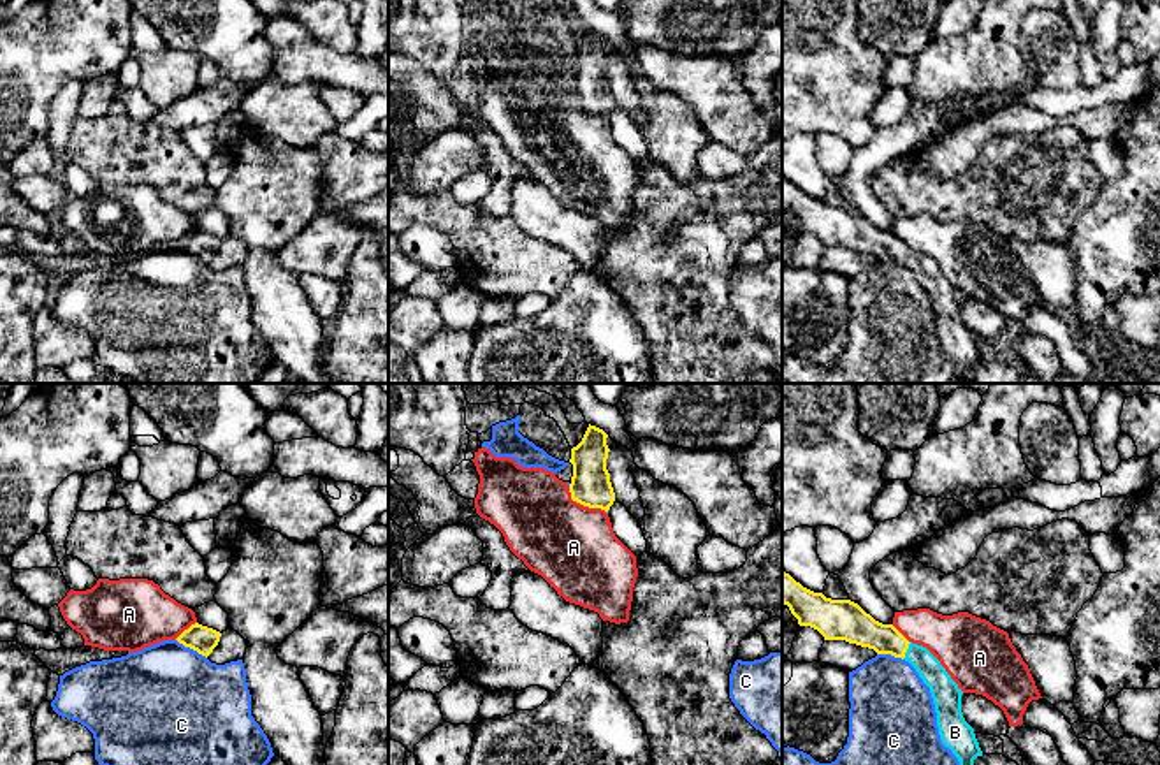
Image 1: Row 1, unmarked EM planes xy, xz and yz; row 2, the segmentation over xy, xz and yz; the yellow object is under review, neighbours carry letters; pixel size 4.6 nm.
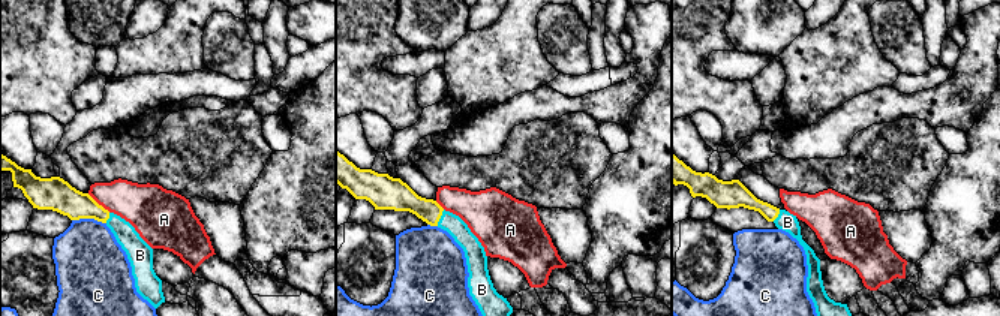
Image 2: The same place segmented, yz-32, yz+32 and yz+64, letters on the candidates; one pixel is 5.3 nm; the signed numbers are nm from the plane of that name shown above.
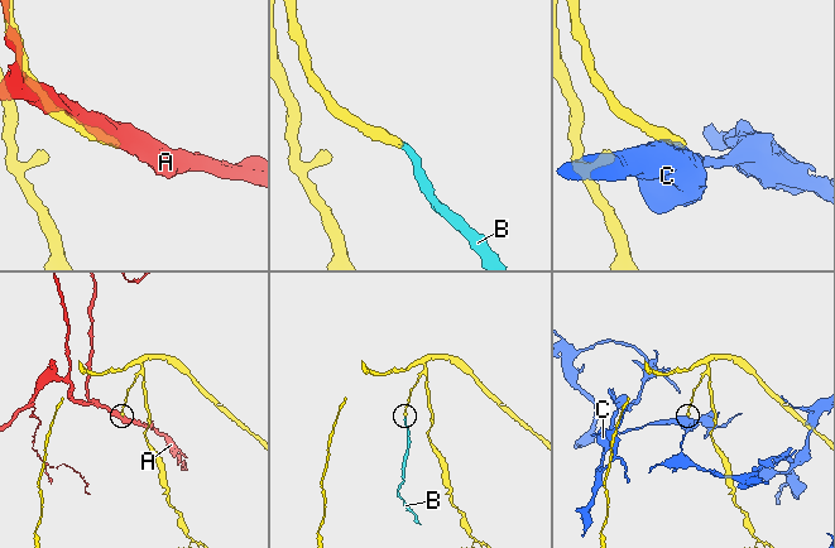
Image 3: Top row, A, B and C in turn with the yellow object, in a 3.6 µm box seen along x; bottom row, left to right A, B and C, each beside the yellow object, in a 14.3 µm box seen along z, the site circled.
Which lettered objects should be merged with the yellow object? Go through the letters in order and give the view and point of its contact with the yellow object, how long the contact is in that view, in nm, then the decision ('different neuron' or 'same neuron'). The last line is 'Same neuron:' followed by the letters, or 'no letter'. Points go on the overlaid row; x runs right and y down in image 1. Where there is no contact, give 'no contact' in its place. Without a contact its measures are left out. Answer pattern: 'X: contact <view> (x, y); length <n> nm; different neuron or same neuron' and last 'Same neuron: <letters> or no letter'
A: contact xz (584, 505); length 200 nm; different neuron
B: contact yz (906, 651); length 90 nm; same neuron
C: contact xy (192, 648); length 170 nm; different neuron
Same neuron: B

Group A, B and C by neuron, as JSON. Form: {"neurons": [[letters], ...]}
{"neurons": [["A"], ["B"], ["C"]]}

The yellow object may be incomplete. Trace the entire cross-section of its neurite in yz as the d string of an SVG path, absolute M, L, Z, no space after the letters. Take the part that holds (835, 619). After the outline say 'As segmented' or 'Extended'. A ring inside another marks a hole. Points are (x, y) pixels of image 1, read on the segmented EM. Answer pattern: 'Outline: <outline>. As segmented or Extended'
Outline: M784 570L782 603L800 626L817 630L824 640L845 640L909 661L930 688L942 744L960 765L974 765L982 756L974 728L961 712L963 691L926 647L909 642L893 624L875 621L851 600L831 600L803 587Z. Extended

